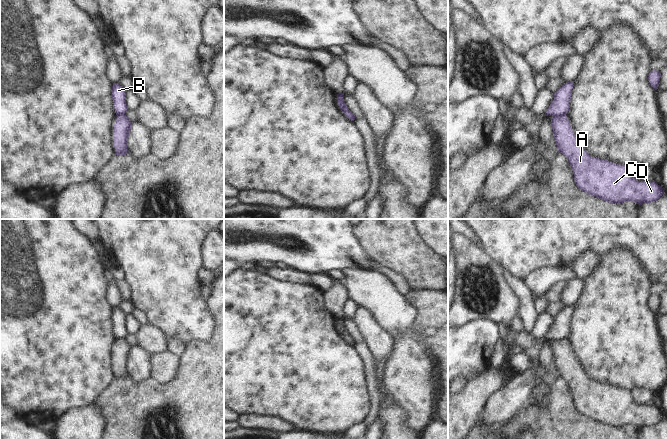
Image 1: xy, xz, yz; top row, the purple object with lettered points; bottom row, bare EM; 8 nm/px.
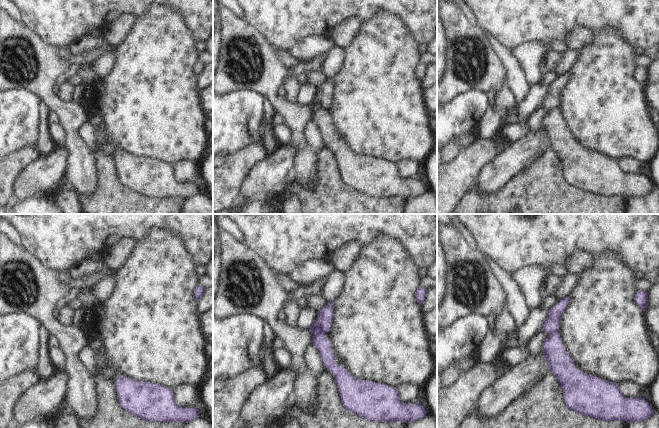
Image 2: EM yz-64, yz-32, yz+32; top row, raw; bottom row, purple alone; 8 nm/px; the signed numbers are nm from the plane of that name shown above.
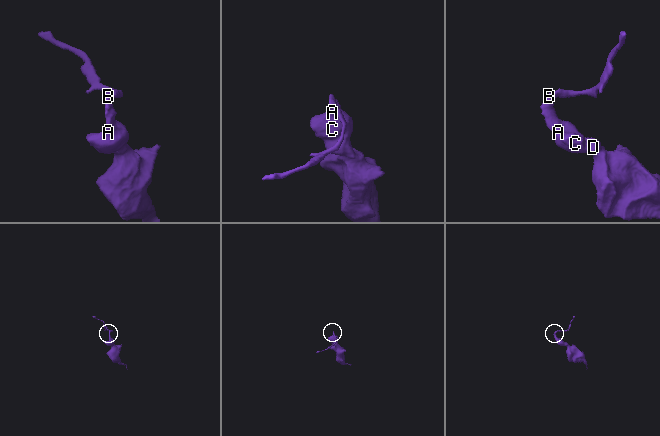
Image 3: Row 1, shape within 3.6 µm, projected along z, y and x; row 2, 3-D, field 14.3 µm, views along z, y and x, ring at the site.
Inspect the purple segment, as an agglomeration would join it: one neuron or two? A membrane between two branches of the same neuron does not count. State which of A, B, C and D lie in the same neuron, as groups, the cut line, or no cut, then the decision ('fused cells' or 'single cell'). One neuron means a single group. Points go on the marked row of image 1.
groups A C D / B; cut yz (565, 114), (555, 114), (553, 116); fused cells

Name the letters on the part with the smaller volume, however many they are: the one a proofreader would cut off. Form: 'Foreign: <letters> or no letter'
Foreign: B

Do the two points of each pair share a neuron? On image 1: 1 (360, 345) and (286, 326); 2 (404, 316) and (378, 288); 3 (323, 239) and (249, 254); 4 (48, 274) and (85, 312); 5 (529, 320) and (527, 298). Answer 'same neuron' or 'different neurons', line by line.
1: different neurons
2: same neuron
3: same neuron
4: same neuron
5: same neuron

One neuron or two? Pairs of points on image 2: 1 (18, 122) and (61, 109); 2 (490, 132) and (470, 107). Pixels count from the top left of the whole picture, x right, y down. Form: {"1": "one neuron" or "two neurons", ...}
{"1": "two neurons", "2": "two neurons"}

